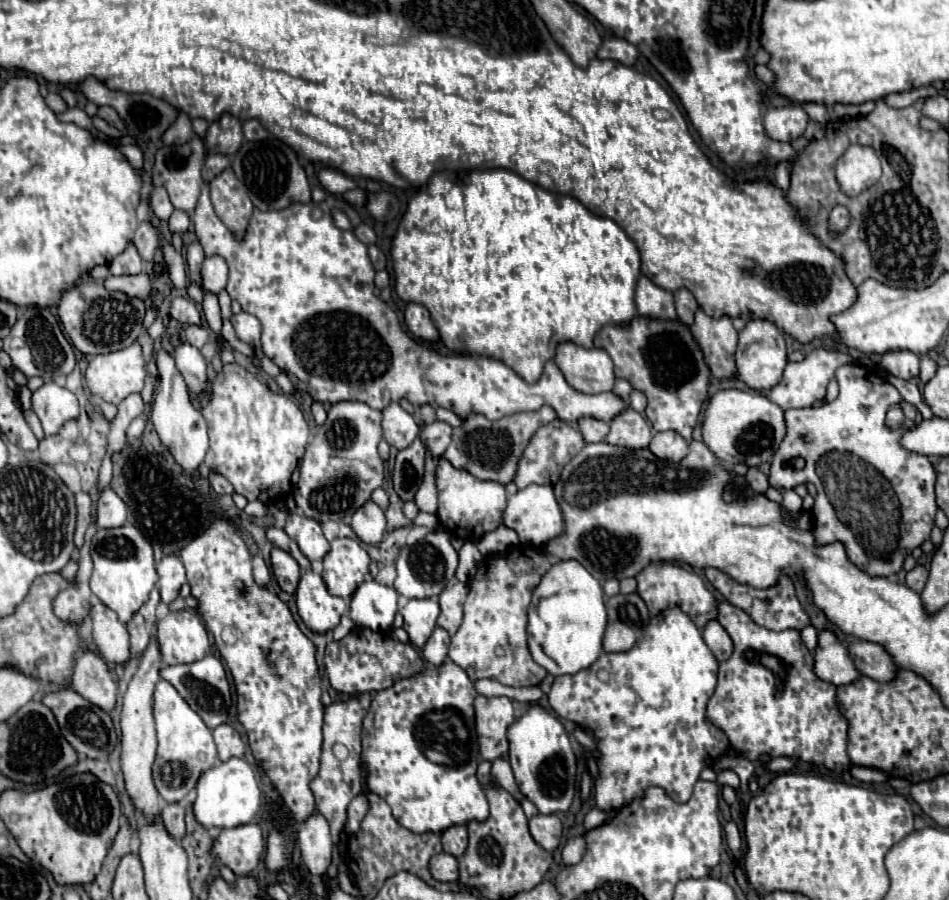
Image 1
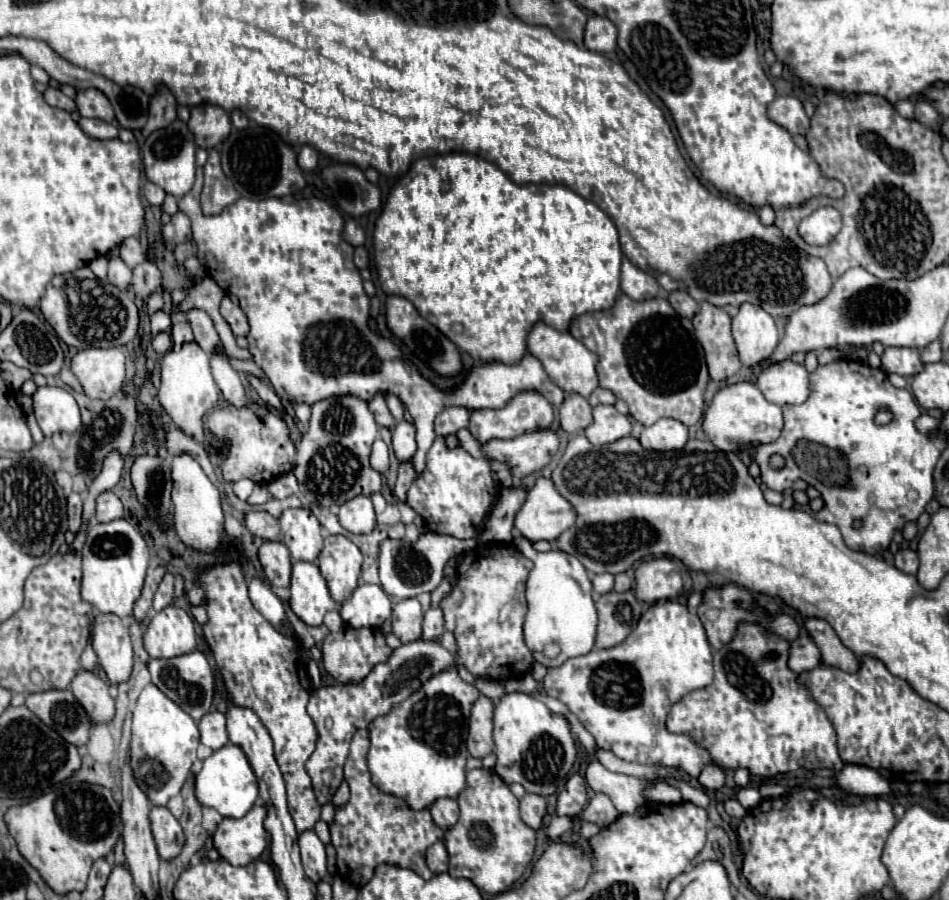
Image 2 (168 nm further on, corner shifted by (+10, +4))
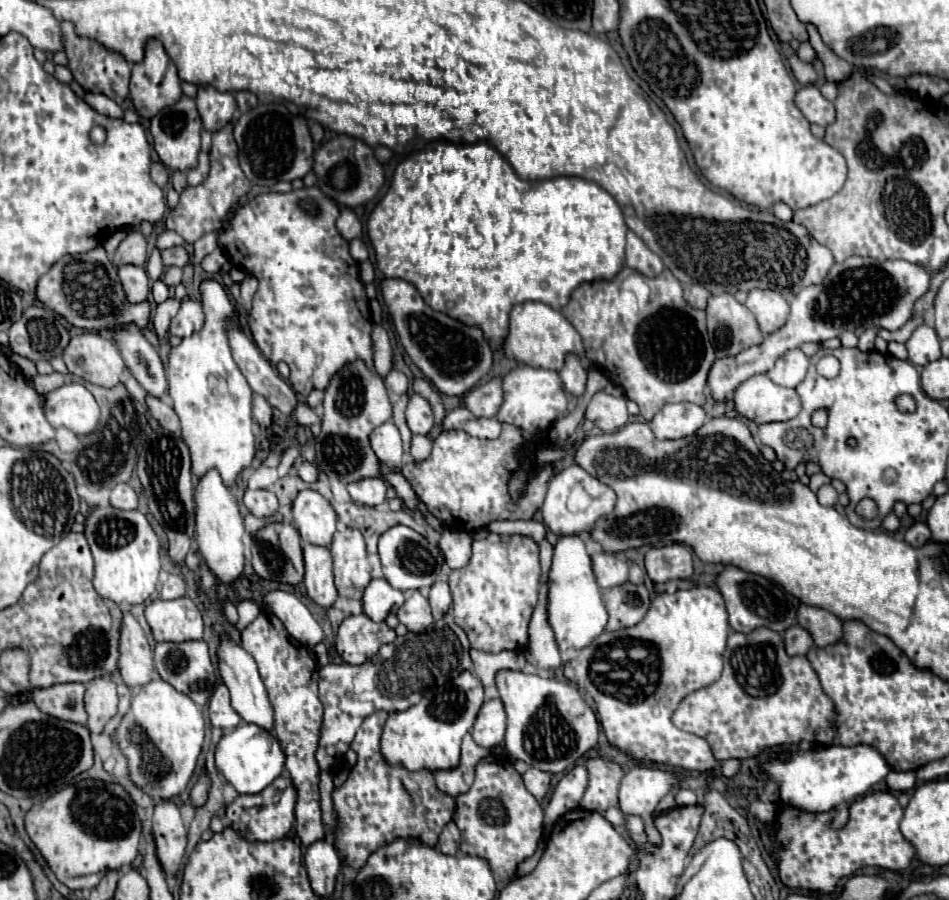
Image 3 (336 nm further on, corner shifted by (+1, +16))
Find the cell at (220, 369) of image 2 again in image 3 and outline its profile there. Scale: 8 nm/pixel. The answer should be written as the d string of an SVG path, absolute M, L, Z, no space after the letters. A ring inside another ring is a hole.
M252 394L252 416L260 424L262 430L266 430L270 426L270 422L272 422L272 406L266 404L264 396Z

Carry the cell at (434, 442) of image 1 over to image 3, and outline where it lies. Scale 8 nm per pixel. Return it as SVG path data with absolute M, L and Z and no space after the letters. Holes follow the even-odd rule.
M494 378L486 384L474 386L464 394L464 408L468 408L478 418L492 418L502 404L502 386L500 378Z

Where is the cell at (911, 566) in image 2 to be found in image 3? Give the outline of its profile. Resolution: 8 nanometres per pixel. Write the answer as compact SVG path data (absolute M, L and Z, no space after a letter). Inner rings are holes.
M914 524L912 528L908 528L906 530L906 534L904 534L904 540L910 544L910 546L924 546L928 540L930 540L930 530L928 530L928 526L926 524Z

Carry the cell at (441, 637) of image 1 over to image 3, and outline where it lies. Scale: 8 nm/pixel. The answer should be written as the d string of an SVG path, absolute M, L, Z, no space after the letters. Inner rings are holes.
M438 580L432 590L430 590L430 606L432 606L432 616L434 620L440 620L452 606L452 596L450 596L450 588L446 580Z

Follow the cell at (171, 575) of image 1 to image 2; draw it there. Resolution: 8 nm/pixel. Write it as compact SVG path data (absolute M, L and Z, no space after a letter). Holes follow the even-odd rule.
M165 574L165 578L161 580L157 592L155 592L155 598L153 598L153 610L159 612L161 608L169 606L173 602L173 574Z

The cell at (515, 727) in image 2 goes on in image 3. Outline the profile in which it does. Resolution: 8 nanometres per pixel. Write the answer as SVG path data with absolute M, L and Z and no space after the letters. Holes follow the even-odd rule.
M500 670L496 674L496 686L500 690L504 710L508 716L508 728L504 748L512 762L522 760L532 768L548 774L568 772L576 766L576 760L586 754L598 742L598 720L594 710L582 700L574 684L554 678L542 678L526 672Z

